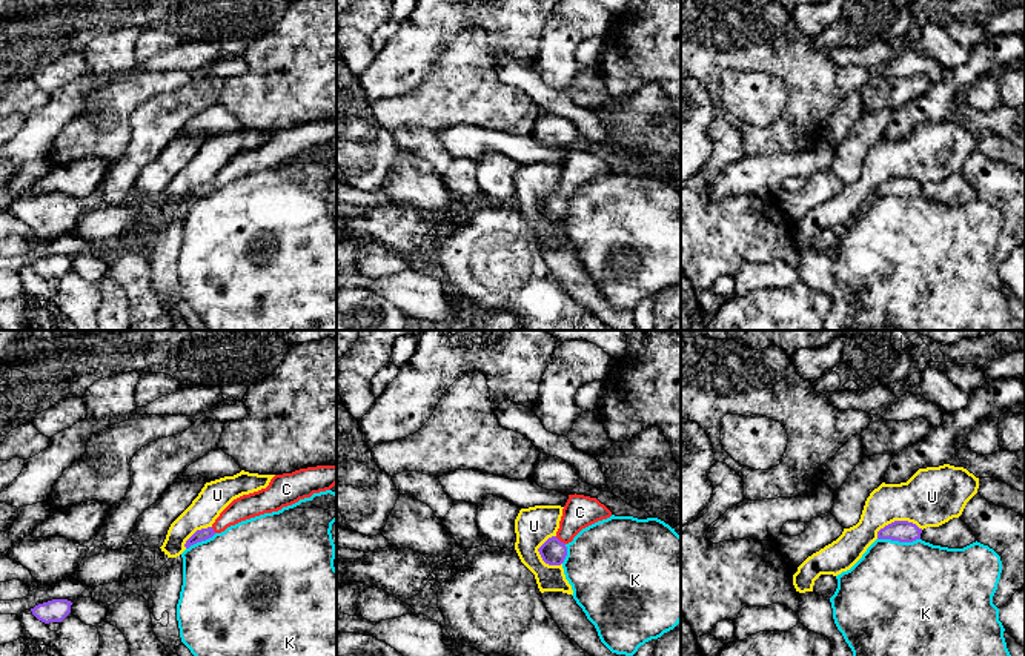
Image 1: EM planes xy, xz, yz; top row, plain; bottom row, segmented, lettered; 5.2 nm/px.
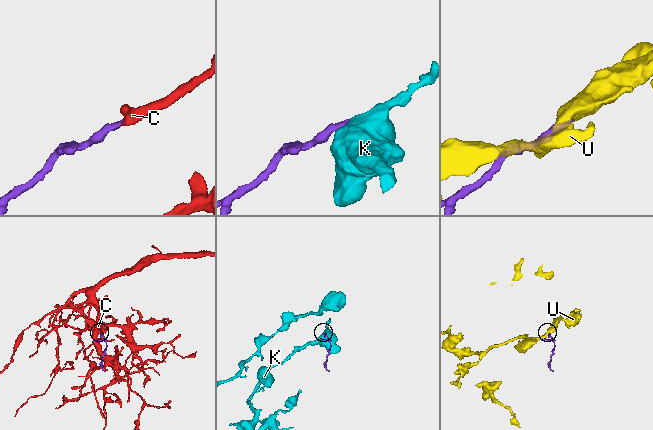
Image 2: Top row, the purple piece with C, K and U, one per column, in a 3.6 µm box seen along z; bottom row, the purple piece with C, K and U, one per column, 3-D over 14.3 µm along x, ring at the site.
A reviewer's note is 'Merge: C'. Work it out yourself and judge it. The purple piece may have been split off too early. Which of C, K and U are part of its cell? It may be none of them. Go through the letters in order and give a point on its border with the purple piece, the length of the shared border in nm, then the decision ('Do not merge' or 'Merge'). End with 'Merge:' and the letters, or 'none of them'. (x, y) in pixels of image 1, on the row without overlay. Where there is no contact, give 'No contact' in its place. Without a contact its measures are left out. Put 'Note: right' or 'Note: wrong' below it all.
C: Touches purple at xz (558, 195). Shared border 70 nm. Merge
K: Touches purple at yz (899, 197). Shared border 220 nm. Do not merge
U: Touches purple at yz (896, 177). Shared border 260 nm. Do not merge
Merge: C
Note: right

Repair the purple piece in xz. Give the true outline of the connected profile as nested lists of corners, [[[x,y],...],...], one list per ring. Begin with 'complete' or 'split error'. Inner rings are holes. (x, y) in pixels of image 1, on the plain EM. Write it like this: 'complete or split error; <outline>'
split error; [[[569,151],[562,164],[559,184],[539,204],[542,217],[549,221],[561,221],[567,212],[567,200],[585,183],[607,175],[612,167],[596,154],[584,151]]]

